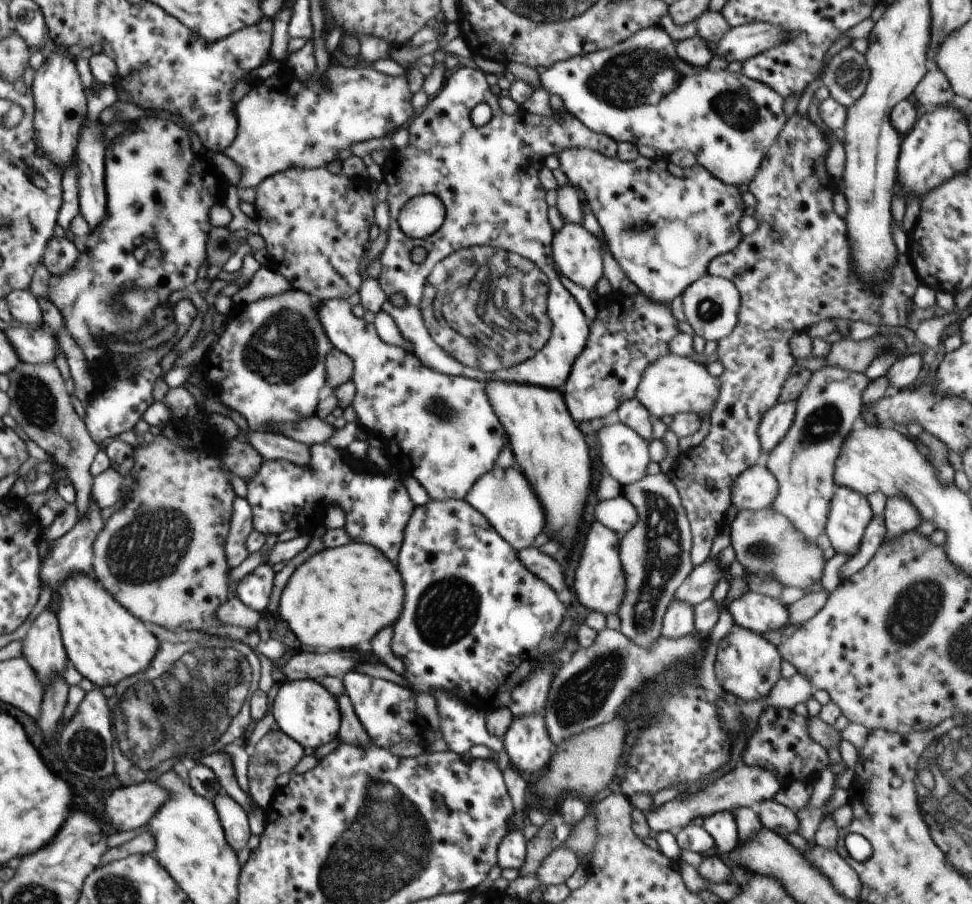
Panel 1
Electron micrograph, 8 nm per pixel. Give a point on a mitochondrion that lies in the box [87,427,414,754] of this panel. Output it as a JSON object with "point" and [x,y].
{"point":[150,546]}

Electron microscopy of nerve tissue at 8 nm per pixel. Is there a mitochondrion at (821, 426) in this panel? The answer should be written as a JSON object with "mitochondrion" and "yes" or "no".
{"mitochondrion":"yes"}

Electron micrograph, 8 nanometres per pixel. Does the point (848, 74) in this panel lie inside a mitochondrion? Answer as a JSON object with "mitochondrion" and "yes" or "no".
{"mitochondrion":"yes"}

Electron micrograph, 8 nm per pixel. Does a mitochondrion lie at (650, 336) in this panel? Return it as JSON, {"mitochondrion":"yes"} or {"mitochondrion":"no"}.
{"mitochondrion":"no"}

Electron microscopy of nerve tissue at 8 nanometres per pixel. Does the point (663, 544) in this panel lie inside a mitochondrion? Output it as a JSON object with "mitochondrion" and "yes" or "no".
{"mitochondrion":"yes"}

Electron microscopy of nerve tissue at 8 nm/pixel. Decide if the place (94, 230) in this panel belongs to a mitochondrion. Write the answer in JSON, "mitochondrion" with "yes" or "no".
{"mitochondrion":"no"}

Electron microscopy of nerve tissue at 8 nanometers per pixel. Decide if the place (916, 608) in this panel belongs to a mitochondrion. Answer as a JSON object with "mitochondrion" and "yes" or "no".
{"mitochondrion":"yes"}

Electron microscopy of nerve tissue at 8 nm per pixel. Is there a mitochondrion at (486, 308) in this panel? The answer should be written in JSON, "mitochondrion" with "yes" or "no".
{"mitochondrion":"yes"}

